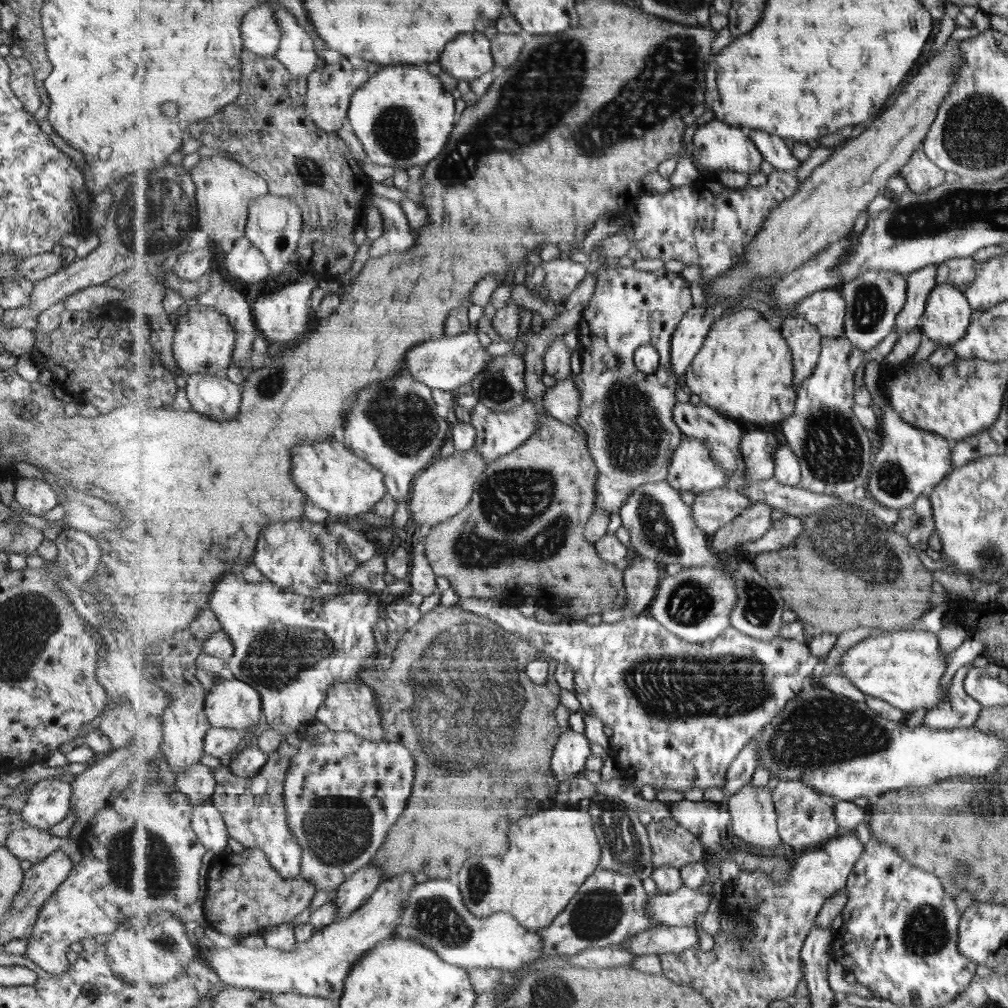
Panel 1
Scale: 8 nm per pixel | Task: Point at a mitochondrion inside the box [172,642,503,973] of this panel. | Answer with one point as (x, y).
(337, 831)

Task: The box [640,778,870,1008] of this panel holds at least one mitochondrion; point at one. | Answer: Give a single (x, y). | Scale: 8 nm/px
(757, 969)

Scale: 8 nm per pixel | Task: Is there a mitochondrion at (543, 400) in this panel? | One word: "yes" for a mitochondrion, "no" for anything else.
no

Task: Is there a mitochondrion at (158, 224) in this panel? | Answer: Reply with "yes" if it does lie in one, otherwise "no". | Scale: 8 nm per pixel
yes

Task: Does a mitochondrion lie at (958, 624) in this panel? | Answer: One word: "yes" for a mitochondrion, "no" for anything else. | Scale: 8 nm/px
no

